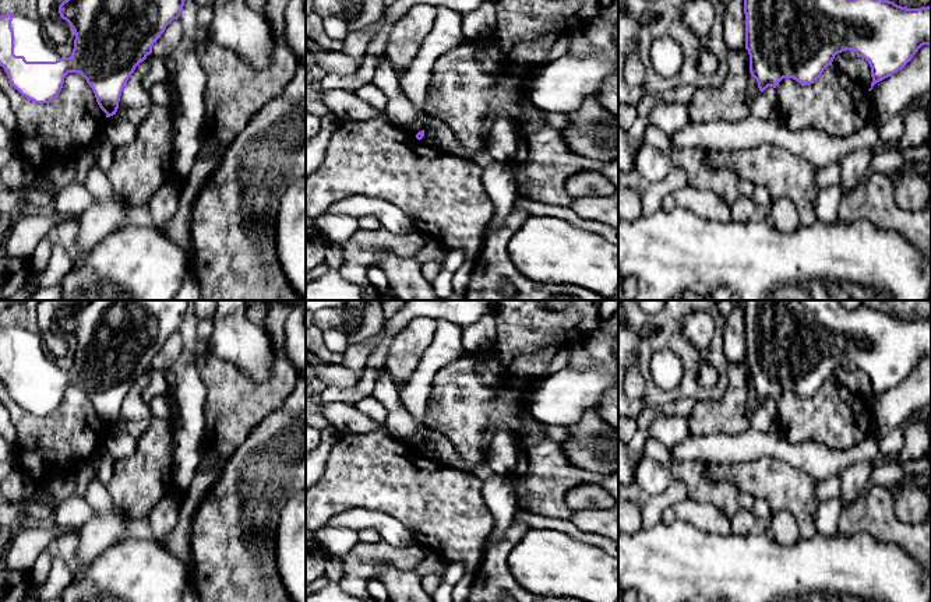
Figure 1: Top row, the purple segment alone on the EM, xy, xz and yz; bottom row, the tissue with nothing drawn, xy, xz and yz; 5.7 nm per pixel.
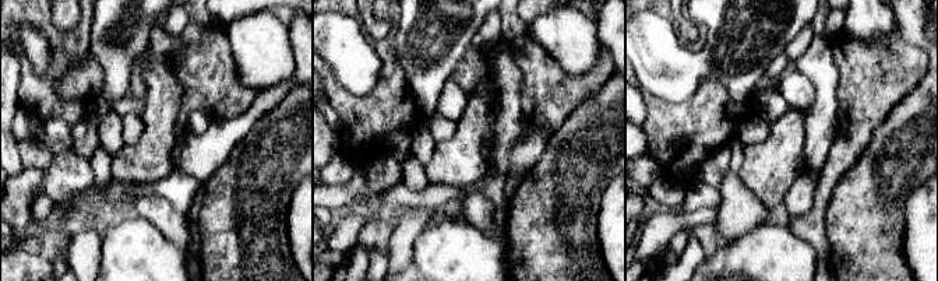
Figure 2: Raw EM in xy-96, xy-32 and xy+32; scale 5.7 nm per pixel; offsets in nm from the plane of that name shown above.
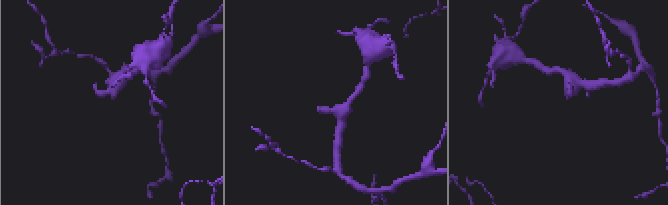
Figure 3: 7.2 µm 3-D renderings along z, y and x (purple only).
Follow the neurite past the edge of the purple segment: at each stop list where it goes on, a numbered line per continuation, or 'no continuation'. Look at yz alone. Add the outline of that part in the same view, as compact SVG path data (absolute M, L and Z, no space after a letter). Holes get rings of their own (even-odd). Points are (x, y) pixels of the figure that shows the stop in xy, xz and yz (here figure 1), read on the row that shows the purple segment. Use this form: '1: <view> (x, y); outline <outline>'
no continuation

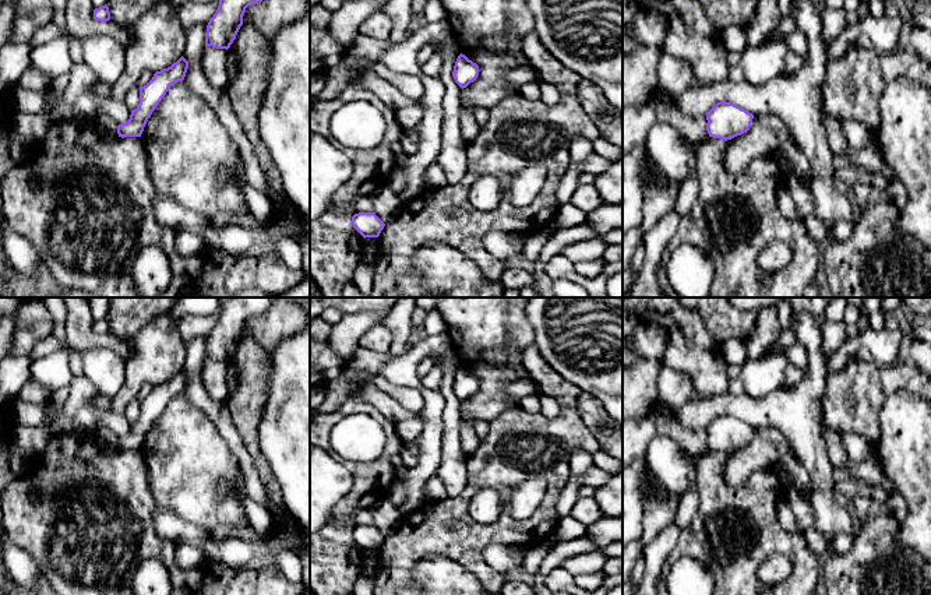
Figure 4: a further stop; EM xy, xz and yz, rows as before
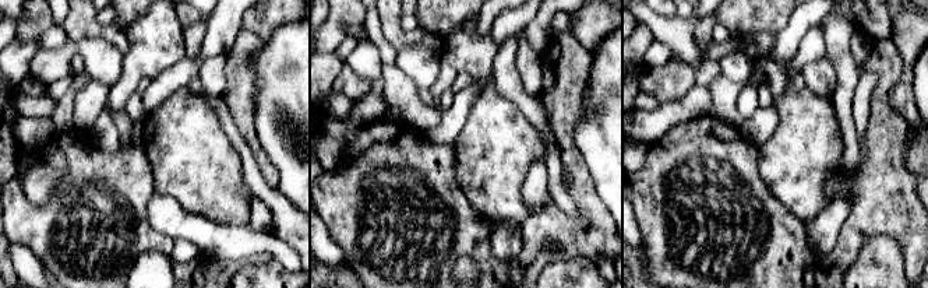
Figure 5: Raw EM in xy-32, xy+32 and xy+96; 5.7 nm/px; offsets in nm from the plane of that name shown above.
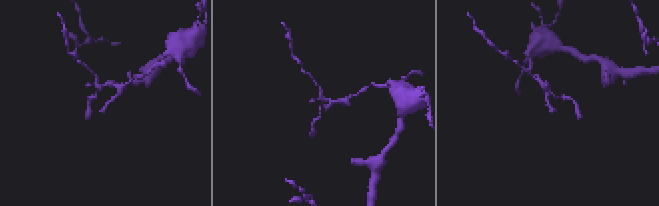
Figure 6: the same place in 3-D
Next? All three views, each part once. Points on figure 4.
no continuation

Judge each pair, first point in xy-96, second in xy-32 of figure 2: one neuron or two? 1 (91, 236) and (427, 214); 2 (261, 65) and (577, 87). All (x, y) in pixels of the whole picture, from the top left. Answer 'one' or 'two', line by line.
1: one
2: two

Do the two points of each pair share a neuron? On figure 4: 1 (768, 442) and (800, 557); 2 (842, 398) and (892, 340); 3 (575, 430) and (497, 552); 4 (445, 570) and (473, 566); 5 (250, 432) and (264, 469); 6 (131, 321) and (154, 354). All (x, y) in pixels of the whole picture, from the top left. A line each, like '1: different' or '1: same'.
1: different
2: different
3: different
4: different
5: same
6: different

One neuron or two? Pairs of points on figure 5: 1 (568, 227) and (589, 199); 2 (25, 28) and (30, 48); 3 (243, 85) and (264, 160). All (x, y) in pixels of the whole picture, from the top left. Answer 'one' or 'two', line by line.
1: one
2: two
3: one

